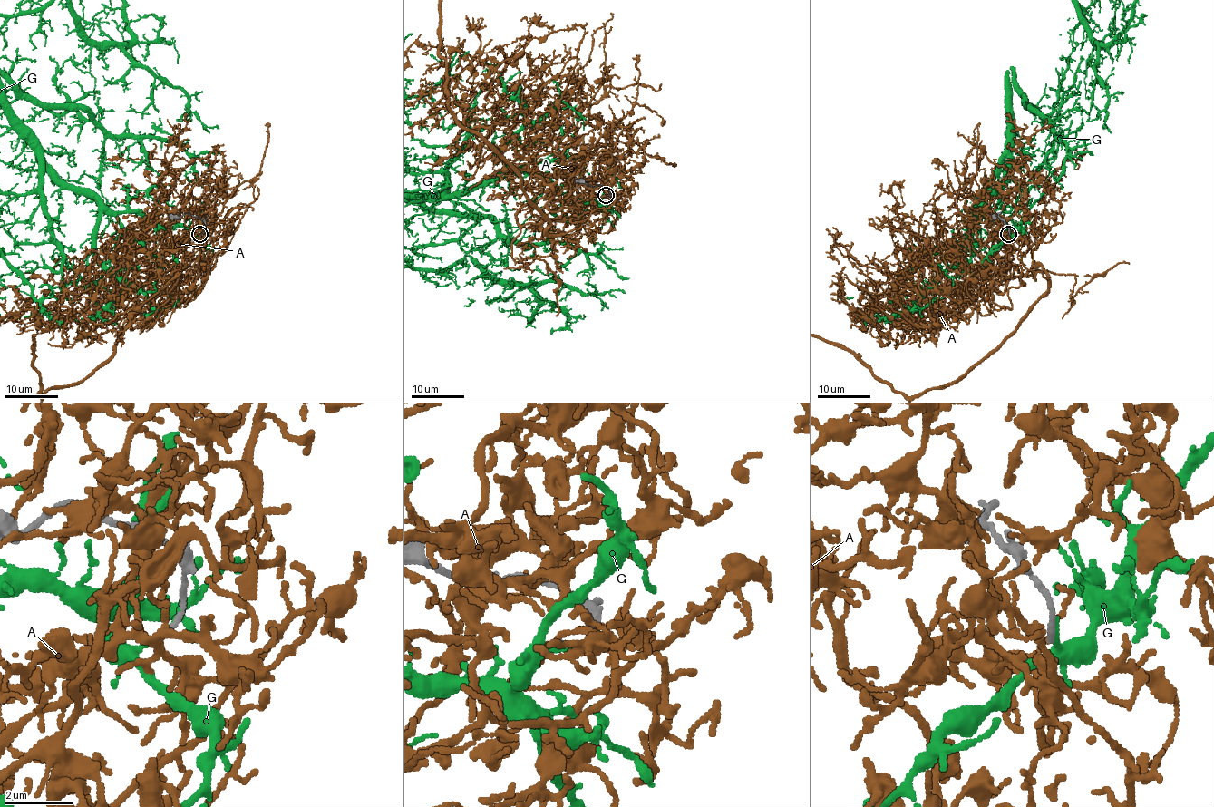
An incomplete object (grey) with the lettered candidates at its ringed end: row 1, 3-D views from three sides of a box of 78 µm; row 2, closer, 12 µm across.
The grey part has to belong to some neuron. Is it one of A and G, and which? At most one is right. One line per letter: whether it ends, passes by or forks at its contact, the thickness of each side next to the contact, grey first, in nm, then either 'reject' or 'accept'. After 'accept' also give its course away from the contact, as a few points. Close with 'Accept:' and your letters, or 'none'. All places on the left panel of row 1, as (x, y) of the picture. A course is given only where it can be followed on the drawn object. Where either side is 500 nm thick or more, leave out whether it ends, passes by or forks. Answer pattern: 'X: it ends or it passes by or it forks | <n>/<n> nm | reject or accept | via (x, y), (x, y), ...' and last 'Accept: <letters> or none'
A: it passes by | 140/120 nm | reject
G: it ends | 180/120 nm | reject
Accept: none

